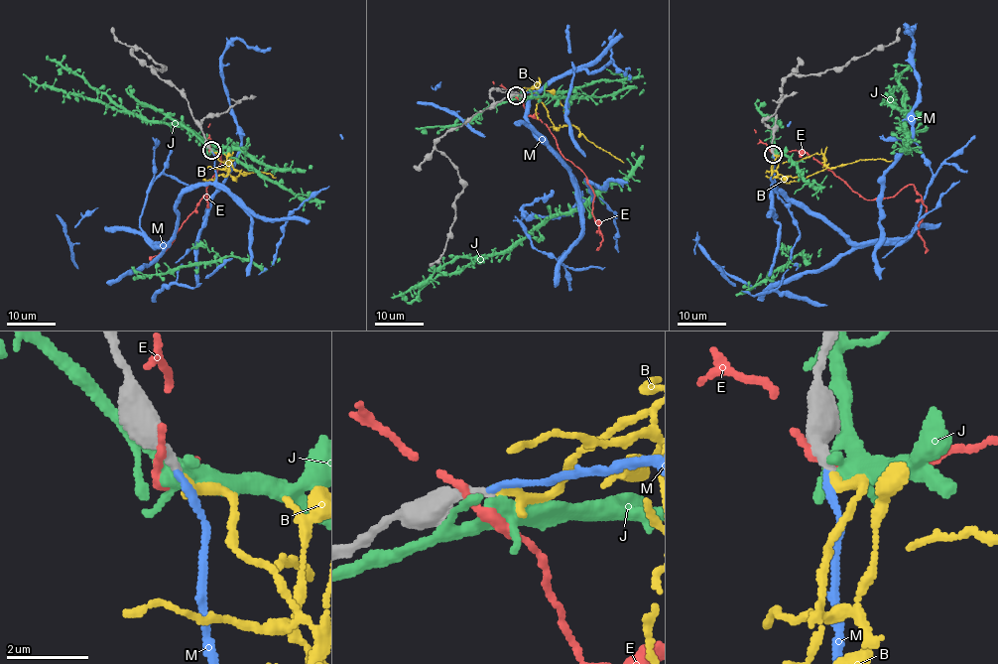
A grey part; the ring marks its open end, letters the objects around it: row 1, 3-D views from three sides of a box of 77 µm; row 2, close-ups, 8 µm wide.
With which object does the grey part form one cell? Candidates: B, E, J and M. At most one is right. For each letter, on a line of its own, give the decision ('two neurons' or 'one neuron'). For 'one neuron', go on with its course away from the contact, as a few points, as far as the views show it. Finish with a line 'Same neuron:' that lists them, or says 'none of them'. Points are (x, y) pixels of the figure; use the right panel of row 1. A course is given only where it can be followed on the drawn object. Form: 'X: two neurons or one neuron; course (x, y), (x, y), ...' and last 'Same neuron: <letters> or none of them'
B: two neurons
E: two neurons
J: two neurons
M: one neuron
Same neuron: M

